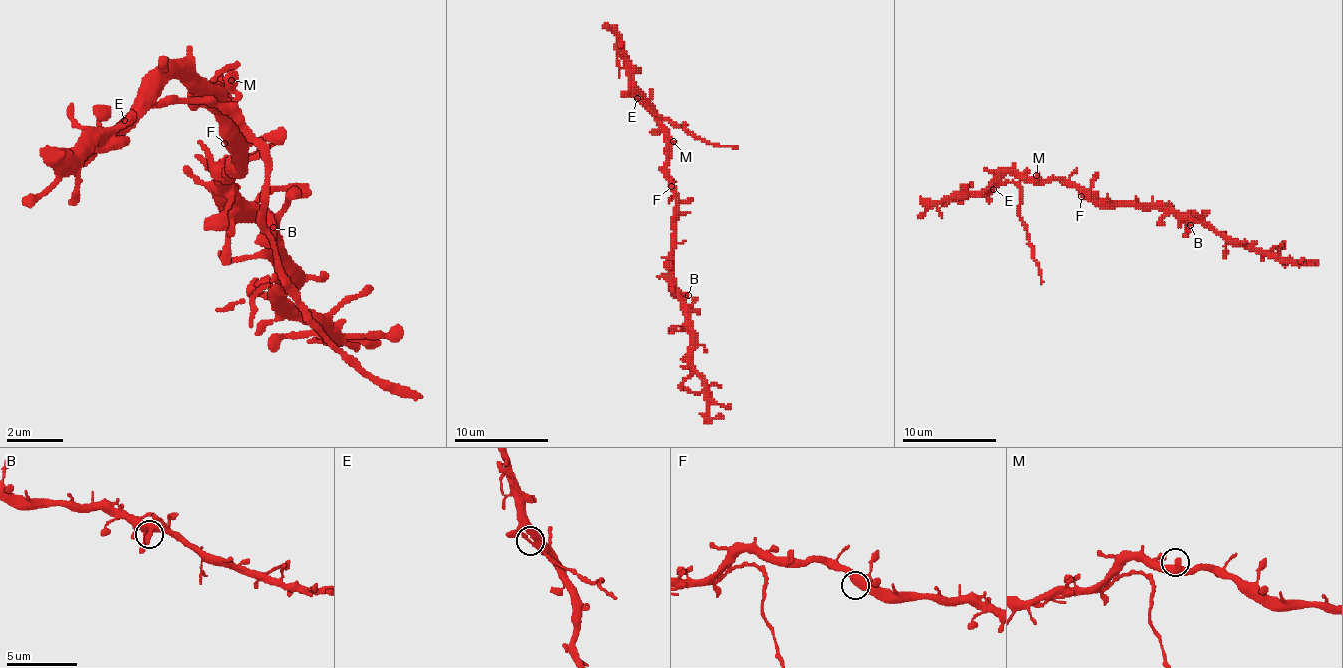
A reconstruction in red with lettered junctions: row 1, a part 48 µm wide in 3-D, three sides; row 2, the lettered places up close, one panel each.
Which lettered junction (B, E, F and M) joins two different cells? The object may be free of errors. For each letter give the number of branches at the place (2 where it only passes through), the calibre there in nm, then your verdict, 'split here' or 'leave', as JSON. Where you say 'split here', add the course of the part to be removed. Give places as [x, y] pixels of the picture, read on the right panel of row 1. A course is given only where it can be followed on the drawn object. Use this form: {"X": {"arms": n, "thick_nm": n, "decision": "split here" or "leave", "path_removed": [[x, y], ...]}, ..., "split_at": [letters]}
{"B": {"arms": 2, "thick_nm": 400, "decision": "leave"}, "E": {"arms": 2, "thick_nm": 440, "decision": "split here", "path_removed": [[994, 189], [1005, 182], [1013, 182], [1020, 189], [1020, 220], [1043, 281]]}, "F": {"arms": 2, "thick_nm": 480, "decision": "leave"}, "M": {"arms": 2, "thick_nm": 440, "decision": "leave"}, "split_at": ["E"]}

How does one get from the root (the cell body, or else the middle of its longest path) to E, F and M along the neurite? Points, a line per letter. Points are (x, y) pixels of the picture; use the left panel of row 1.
E: (238, 150), (238, 136), (217, 115), (210, 94), (189, 73), (175, 73), (126, 122)
F: (238, 150), (231, 150), (224, 143)
M: (238, 150), (238, 136), (217, 115), (217, 108), (210, 101), (231, 80)

